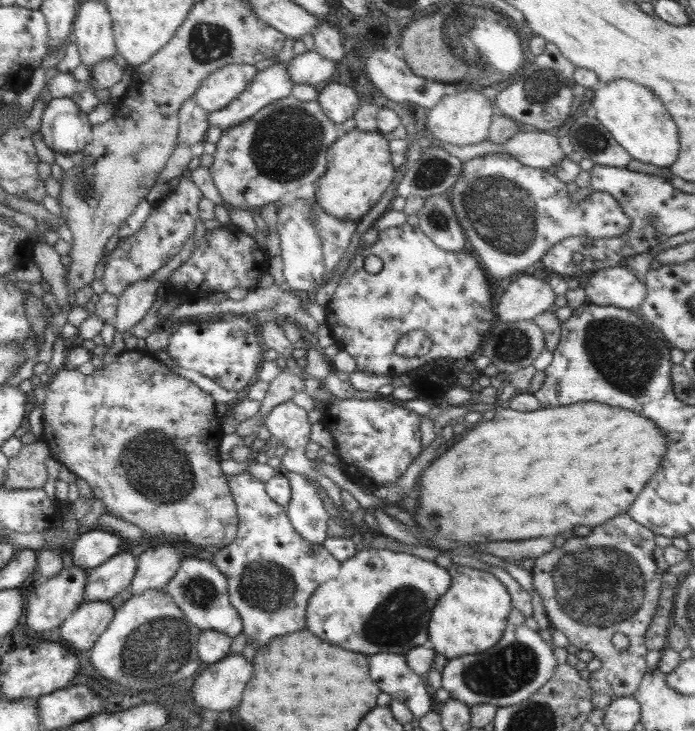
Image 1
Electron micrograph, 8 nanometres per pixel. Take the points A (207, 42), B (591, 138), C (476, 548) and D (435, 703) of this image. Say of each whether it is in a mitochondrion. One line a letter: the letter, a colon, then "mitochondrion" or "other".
A: mitochondrion
B: mitochondrion
C: other
D: other

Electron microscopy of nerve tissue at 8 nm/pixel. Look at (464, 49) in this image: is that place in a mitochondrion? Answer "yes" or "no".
yes

